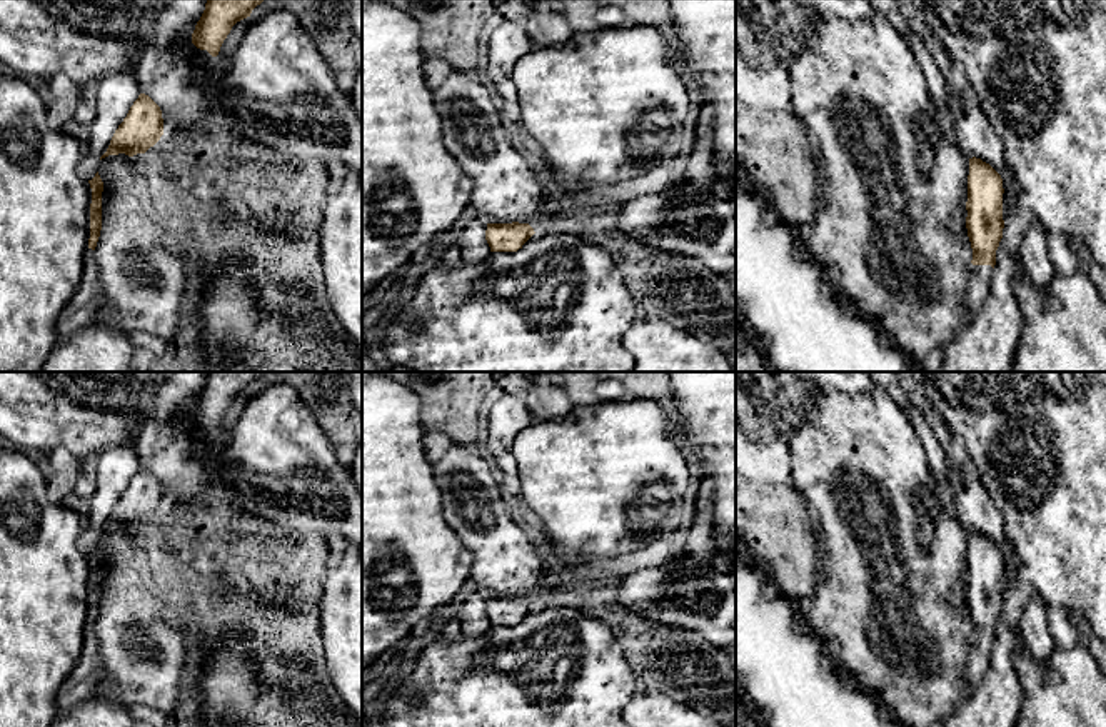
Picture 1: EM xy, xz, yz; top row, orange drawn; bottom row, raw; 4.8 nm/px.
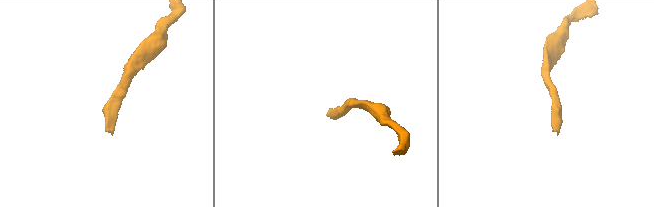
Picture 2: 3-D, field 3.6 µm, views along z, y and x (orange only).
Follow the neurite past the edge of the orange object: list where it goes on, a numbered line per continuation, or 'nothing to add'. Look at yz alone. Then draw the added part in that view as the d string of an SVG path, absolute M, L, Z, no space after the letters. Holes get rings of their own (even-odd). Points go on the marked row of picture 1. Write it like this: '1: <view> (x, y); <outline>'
1: yz (980, 275); M969 265L966 305L973 315L981 308L984 298L989 293L991 275L991 265Z

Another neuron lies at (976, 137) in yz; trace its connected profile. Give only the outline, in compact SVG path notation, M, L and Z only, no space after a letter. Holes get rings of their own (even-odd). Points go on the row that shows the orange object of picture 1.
M966 83L956 97L961 108L956 117L958 145L968 158L981 158L989 163L1003 178L1003 220L1016 198L1011 172L1004 160L1004 147L986 113L979 108L978 97Z

